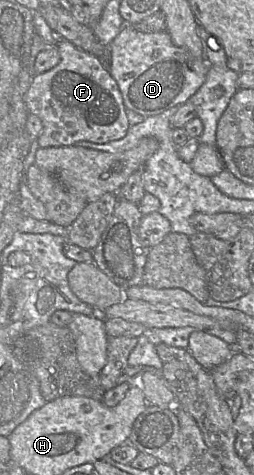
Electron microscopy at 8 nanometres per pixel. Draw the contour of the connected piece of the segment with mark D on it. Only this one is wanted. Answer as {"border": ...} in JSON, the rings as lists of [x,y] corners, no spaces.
{"border":[[[128,24],[105,46],[100,60],[117,82],[126,109],[144,117],[186,103],[205,82],[212,65],[206,57],[193,57],[185,49],[175,46],[166,30],[143,33]]]}

